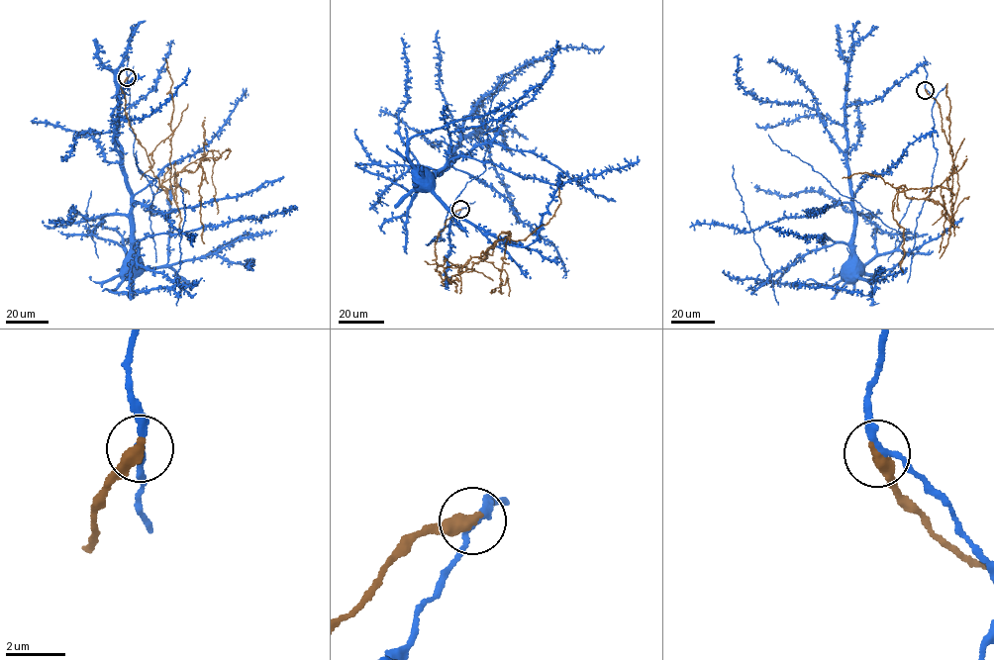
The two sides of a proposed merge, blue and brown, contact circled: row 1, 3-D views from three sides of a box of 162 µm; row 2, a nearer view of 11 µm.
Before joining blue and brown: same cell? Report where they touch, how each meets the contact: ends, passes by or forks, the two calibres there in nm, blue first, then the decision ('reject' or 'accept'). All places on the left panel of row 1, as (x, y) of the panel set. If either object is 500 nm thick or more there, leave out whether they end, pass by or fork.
place (127, 77); blue passes by; brown ends; calibres 200 and 480 nm; reject

